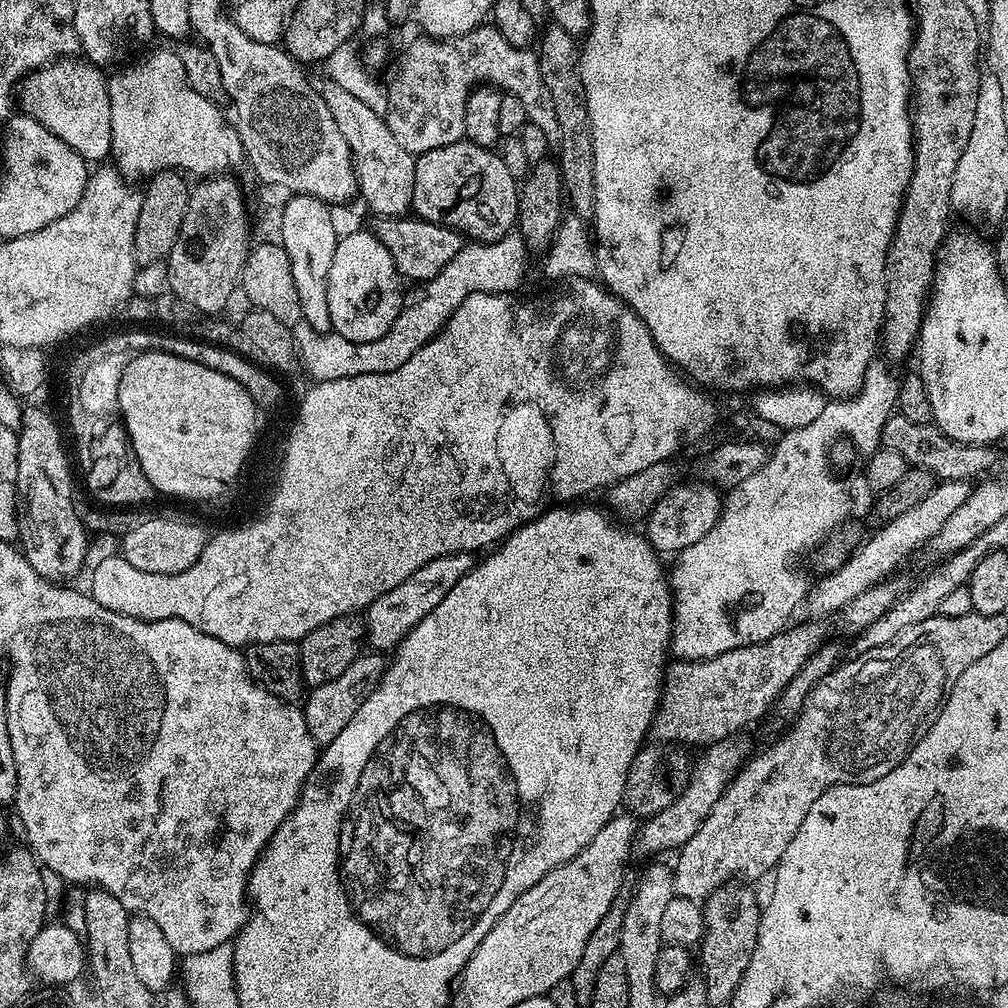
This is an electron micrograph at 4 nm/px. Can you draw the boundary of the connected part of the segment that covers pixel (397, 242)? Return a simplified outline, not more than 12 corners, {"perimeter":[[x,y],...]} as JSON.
{"perimeter":[[403,216],[375,222],[405,281],[434,279],[460,252],[461,233]]}

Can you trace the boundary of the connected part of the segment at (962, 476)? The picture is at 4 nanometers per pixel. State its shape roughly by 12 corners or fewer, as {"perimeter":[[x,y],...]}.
{"perimeter":[[900,413],[883,447],[939,481],[972,480],[994,462],[987,445],[950,439]]}

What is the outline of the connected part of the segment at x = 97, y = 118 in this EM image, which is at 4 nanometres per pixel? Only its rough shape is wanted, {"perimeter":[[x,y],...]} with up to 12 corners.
{"perimeter":[[61,58],[29,72],[18,108],[85,162],[111,153],[109,81]]}

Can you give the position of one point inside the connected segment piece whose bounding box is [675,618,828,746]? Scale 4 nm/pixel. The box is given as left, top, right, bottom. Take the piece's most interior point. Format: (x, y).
(714, 698)

